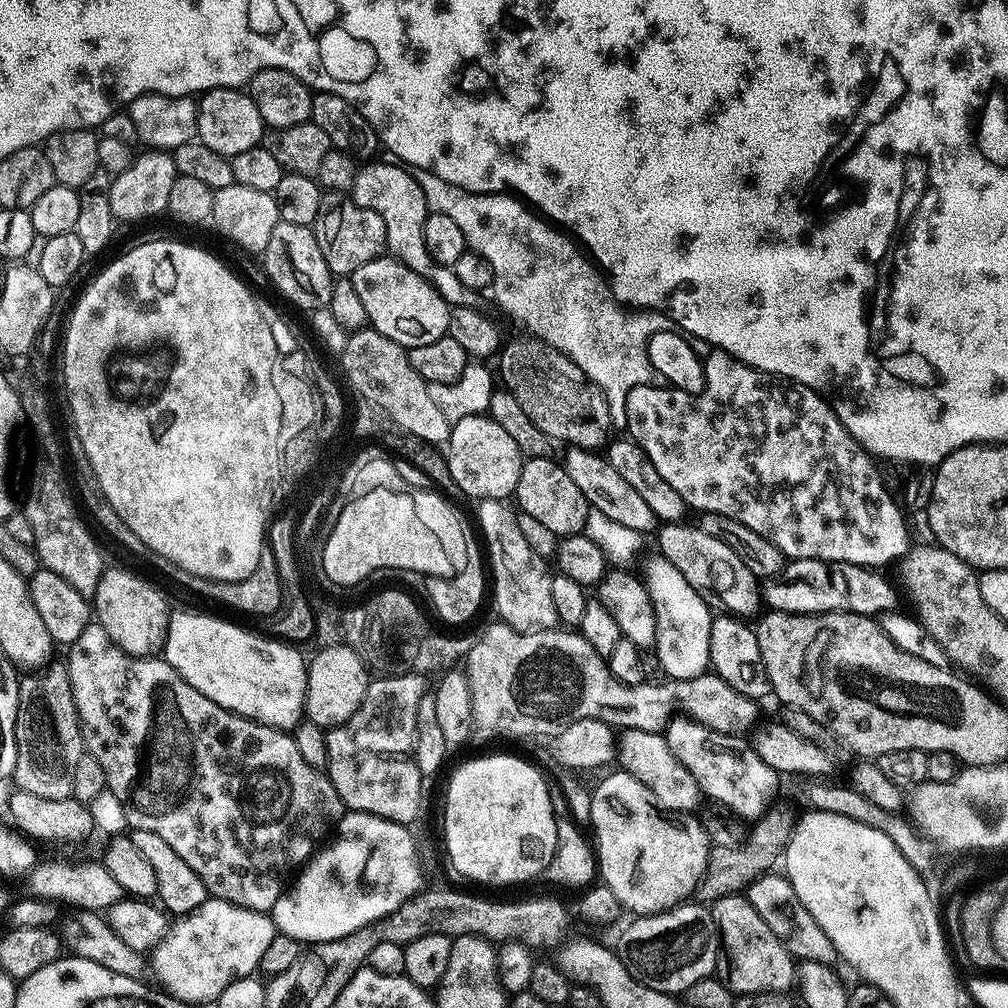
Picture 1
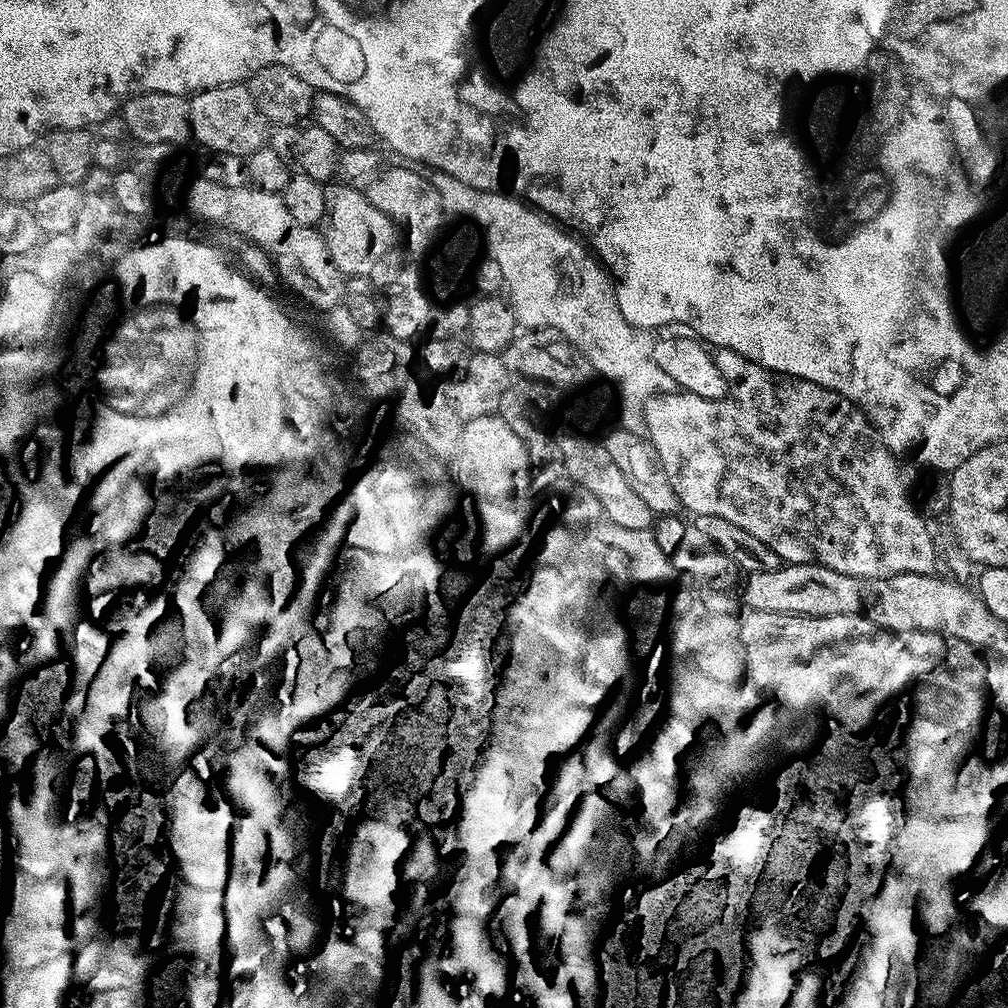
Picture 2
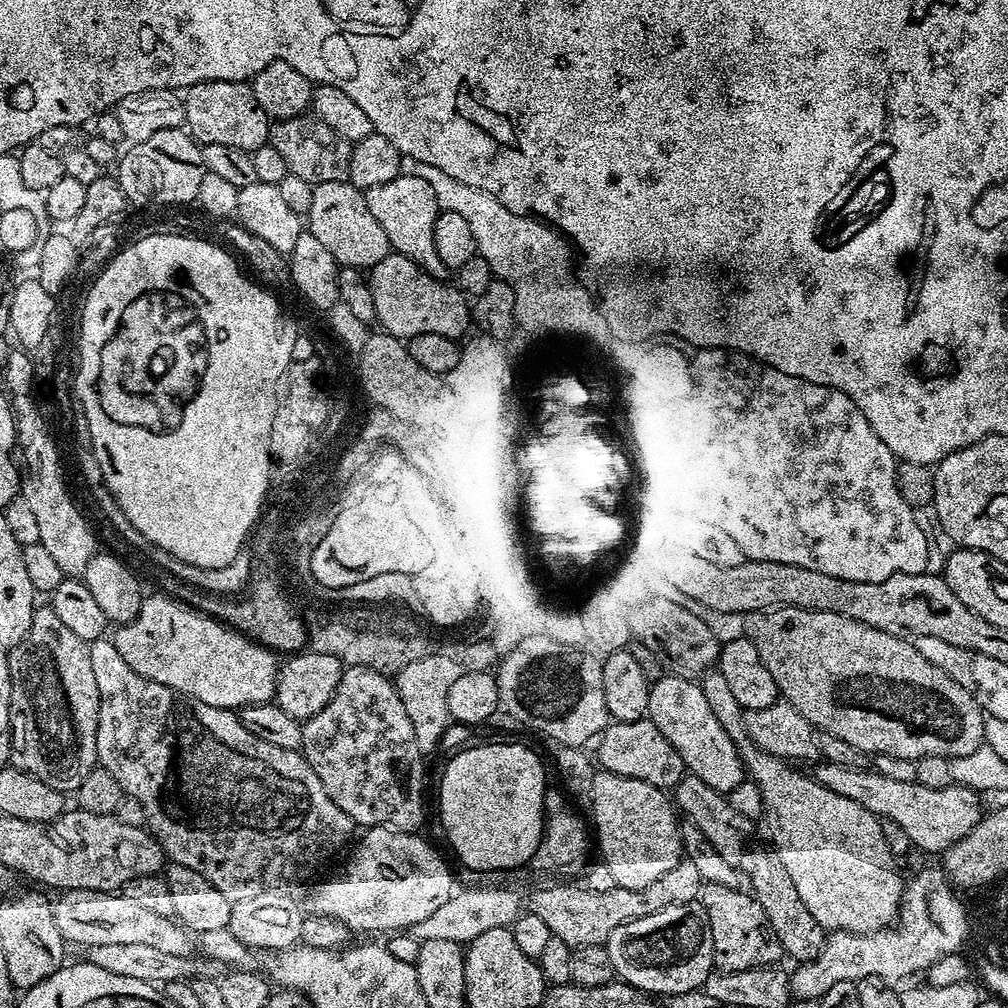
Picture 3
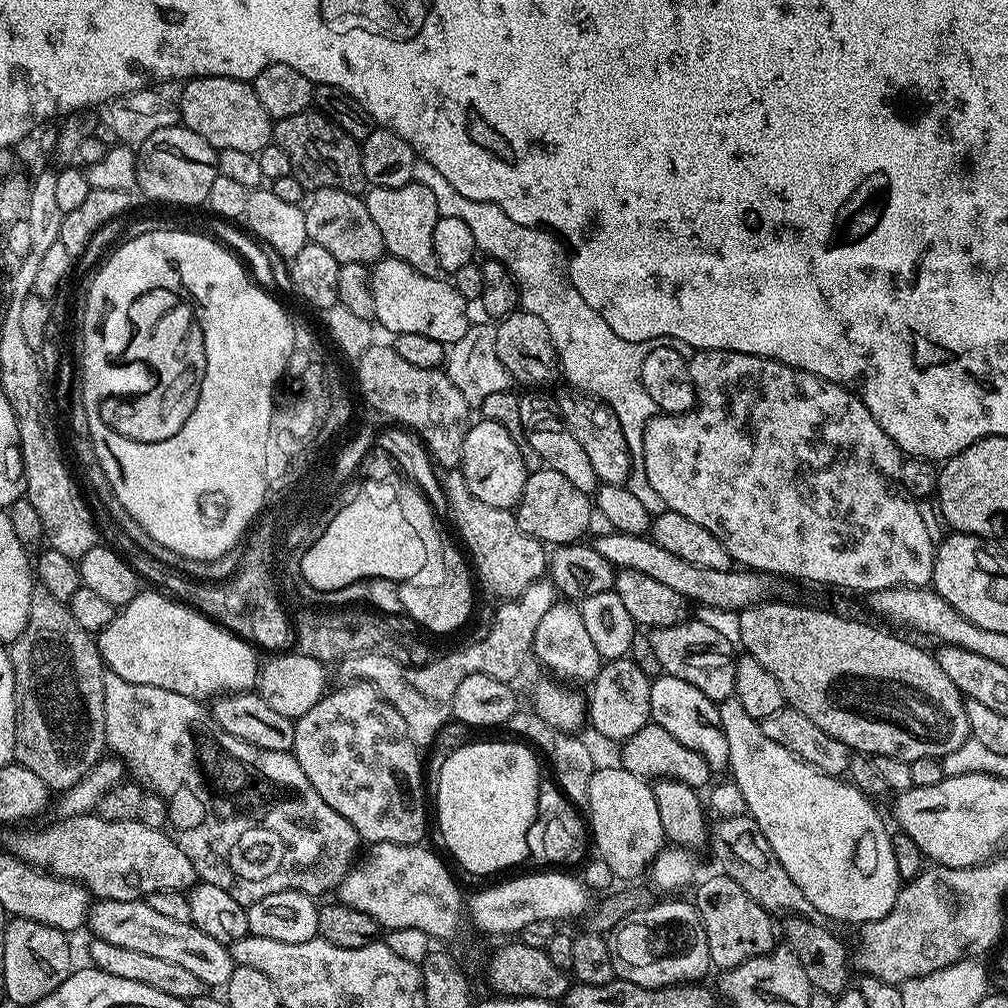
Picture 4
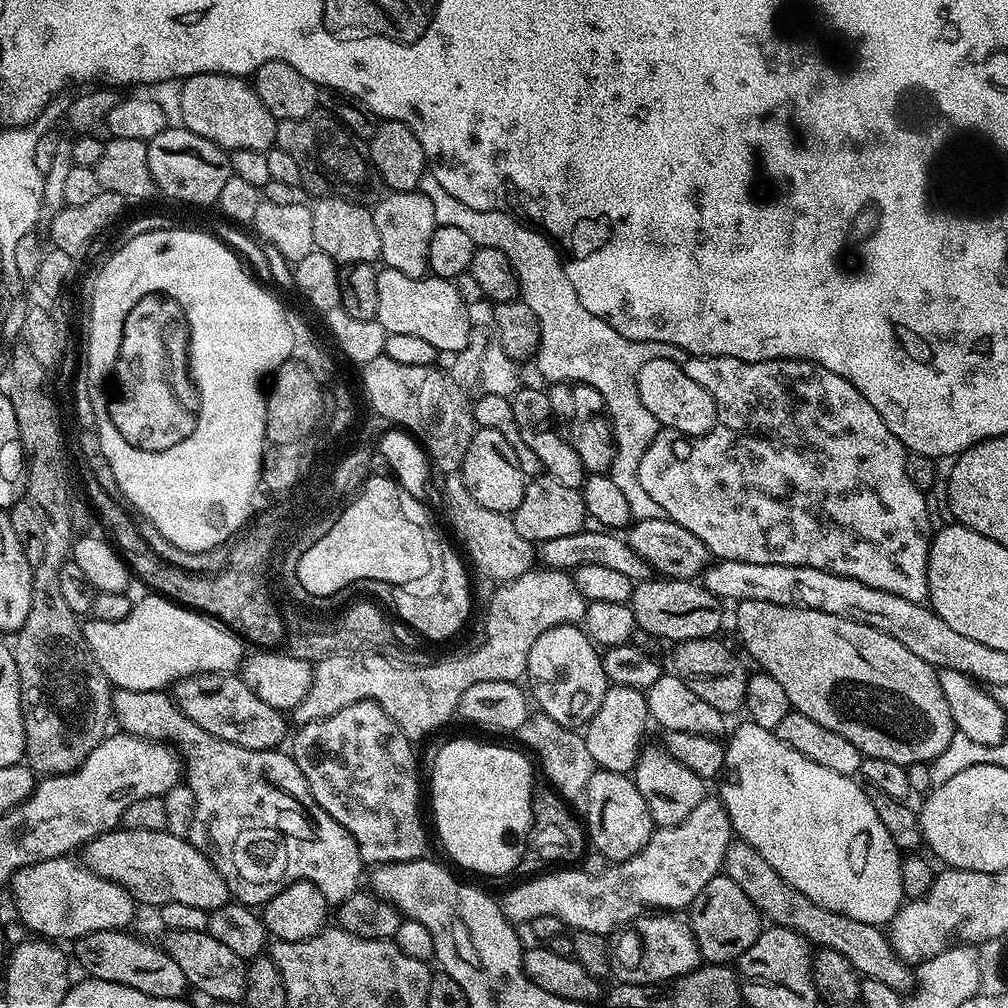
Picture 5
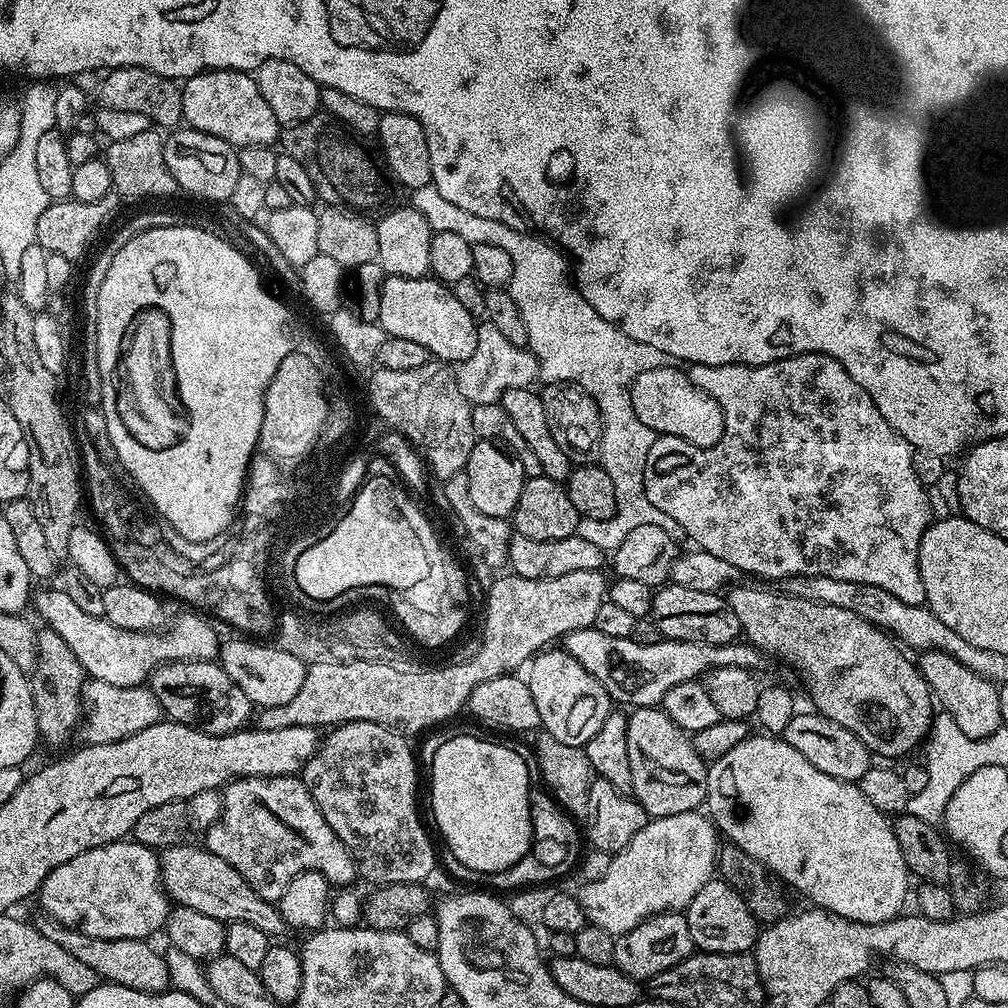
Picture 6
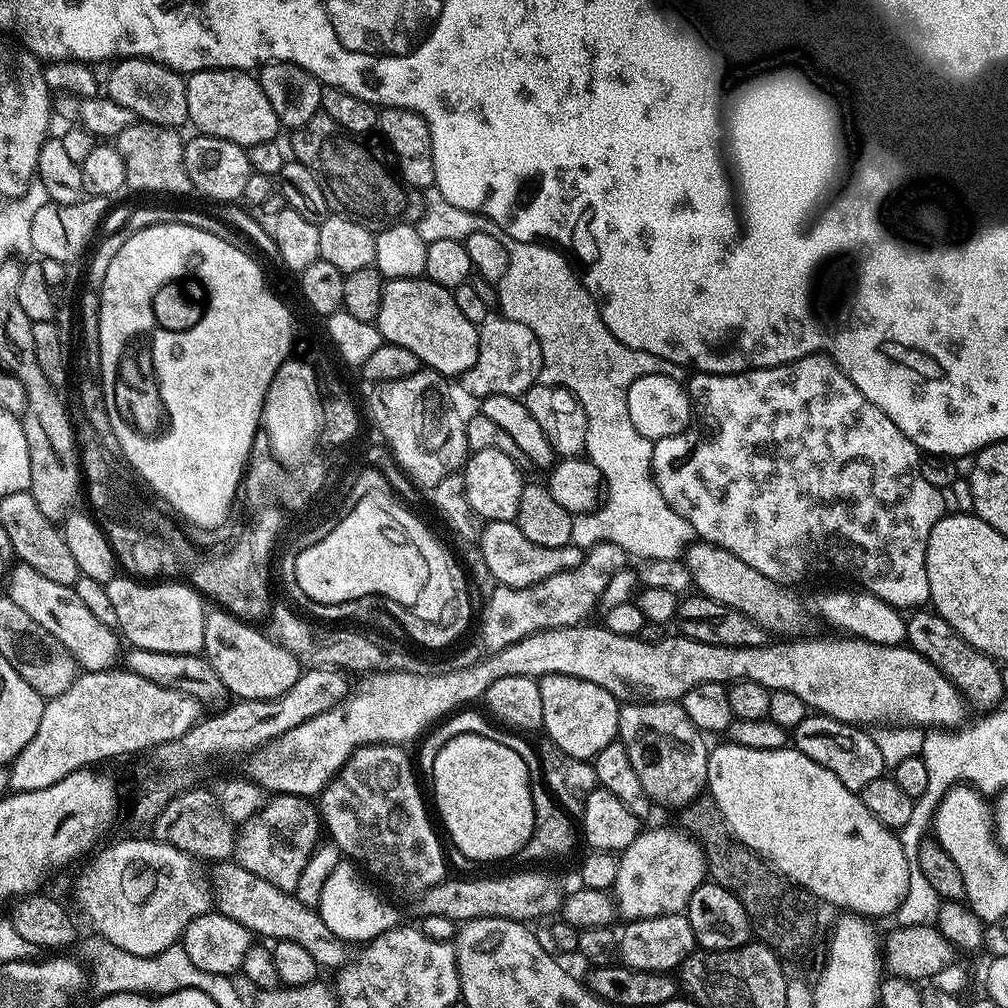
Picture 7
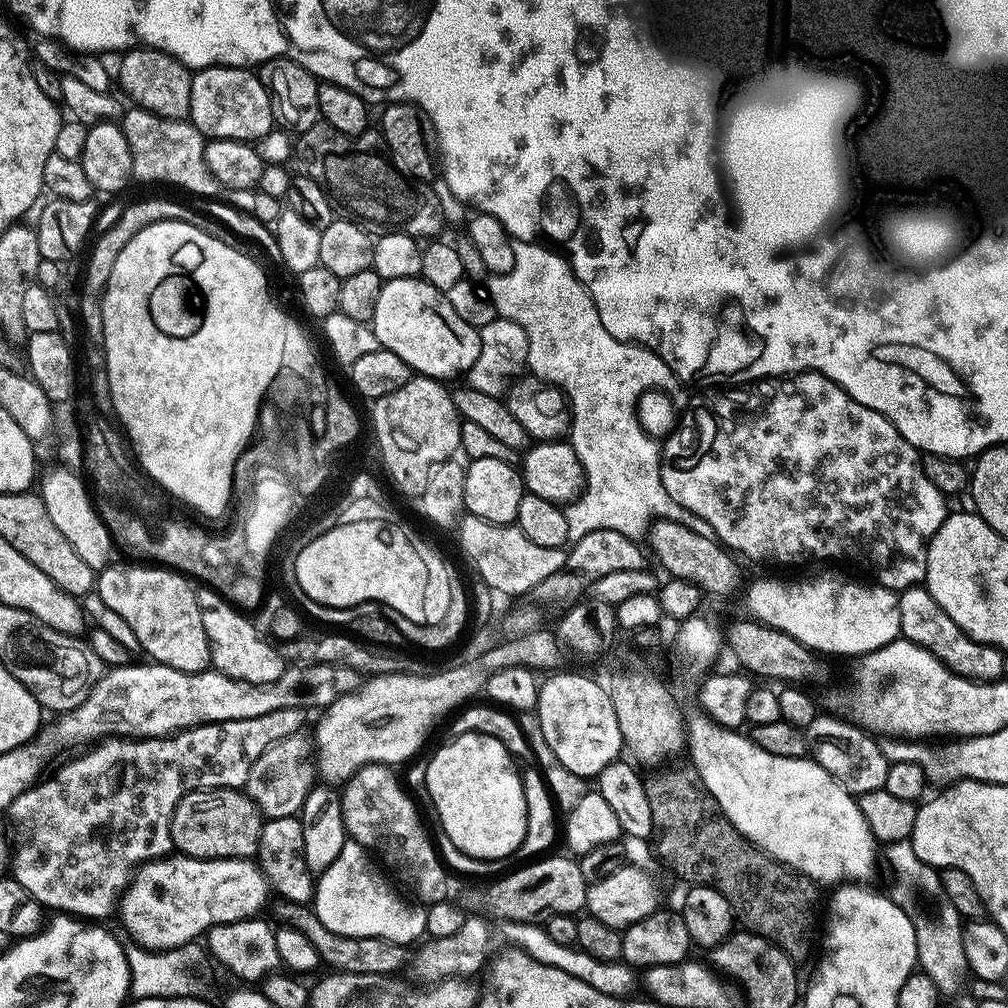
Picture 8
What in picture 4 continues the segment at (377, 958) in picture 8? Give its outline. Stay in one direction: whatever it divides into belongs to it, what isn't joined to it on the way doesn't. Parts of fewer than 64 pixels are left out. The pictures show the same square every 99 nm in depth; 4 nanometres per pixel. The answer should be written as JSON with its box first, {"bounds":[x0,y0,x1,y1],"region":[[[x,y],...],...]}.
{"bounds":[7,814,198,900],"region":[[[99,814],[69,816],[41,832],[28,832],[25,836],[12,836],[7,851],[11,855],[60,876],[84,885],[93,897],[102,900],[143,900],[159,892],[181,892],[191,889],[198,877],[190,858],[182,854],[167,831],[151,828],[140,820],[103,820]]]}

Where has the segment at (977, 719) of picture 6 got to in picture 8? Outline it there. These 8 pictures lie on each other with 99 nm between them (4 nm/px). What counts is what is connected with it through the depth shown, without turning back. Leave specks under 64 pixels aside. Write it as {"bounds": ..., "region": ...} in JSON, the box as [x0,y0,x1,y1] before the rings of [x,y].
{"bounds":[899,587,1005,682],"region":[[[927,587],[907,588],[905,592],[899,593],[899,598],[900,636],[903,639],[930,650],[950,671],[967,680],[991,682],[1003,677],[1005,653],[989,644],[980,644],[967,636],[958,626],[958,622],[954,622],[954,618],[950,618],[950,614],[946,614],[946,610],[938,606],[938,602],[934,602]]]}

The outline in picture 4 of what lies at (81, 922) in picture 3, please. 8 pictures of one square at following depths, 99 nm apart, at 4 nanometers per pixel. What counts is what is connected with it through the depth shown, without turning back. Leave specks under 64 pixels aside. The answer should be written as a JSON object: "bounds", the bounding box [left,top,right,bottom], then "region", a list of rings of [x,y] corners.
{"bounds":[87,899,234,990],"region":[[[97,899],[88,909],[87,927],[92,927],[92,936],[97,940],[122,946],[122,950],[138,950],[138,954],[150,954],[150,958],[162,958],[165,962],[175,962],[186,970],[191,970],[202,978],[205,986],[220,990],[227,985],[234,967],[229,945],[202,934],[189,921],[175,921],[160,914],[143,900],[102,900]]]}

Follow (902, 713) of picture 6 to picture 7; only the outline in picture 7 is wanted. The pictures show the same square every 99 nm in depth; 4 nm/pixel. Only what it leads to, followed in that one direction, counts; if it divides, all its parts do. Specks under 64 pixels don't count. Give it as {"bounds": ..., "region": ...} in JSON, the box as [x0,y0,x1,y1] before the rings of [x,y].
{"bounds":[682,542,804,638],"region":[[[692,542],[684,549],[682,559],[688,572],[692,575],[692,582],[695,591],[702,596],[709,596],[711,600],[720,600],[723,604],[728,604],[734,610],[738,610],[742,614],[746,614],[746,618],[750,618],[758,626],[764,628],[765,633],[772,634],[777,632],[780,638],[796,638],[801,635],[800,632],[804,628],[804,612],[800,609],[800,604],[791,596],[789,589],[783,584],[776,584],[770,578],[766,578],[766,574],[758,574],[758,570],[754,570],[754,566],[746,566],[746,562],[742,562],[742,558],[734,558],[734,554],[730,554],[730,550],[722,550],[713,544],[703,542]]]}

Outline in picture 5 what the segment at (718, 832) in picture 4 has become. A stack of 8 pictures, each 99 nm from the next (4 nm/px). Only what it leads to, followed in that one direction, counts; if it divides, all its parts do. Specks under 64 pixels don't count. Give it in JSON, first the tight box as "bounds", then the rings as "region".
{"bounds":[723,842,916,994],"region":[[[733,842],[724,855],[723,871],[738,886],[742,886],[742,894],[754,902],[765,921],[771,922],[777,928],[789,928],[808,939],[809,944],[820,948],[829,948],[846,958],[850,966],[860,973],[865,980],[886,982],[890,990],[898,990],[908,994],[916,988],[916,978],[909,963],[896,954],[889,937],[877,925],[858,922],[858,918],[846,918],[846,914],[838,914],[834,910],[826,910],[818,906],[818,902],[810,902],[806,894],[794,890],[781,878],[750,845],[743,842]]]}

